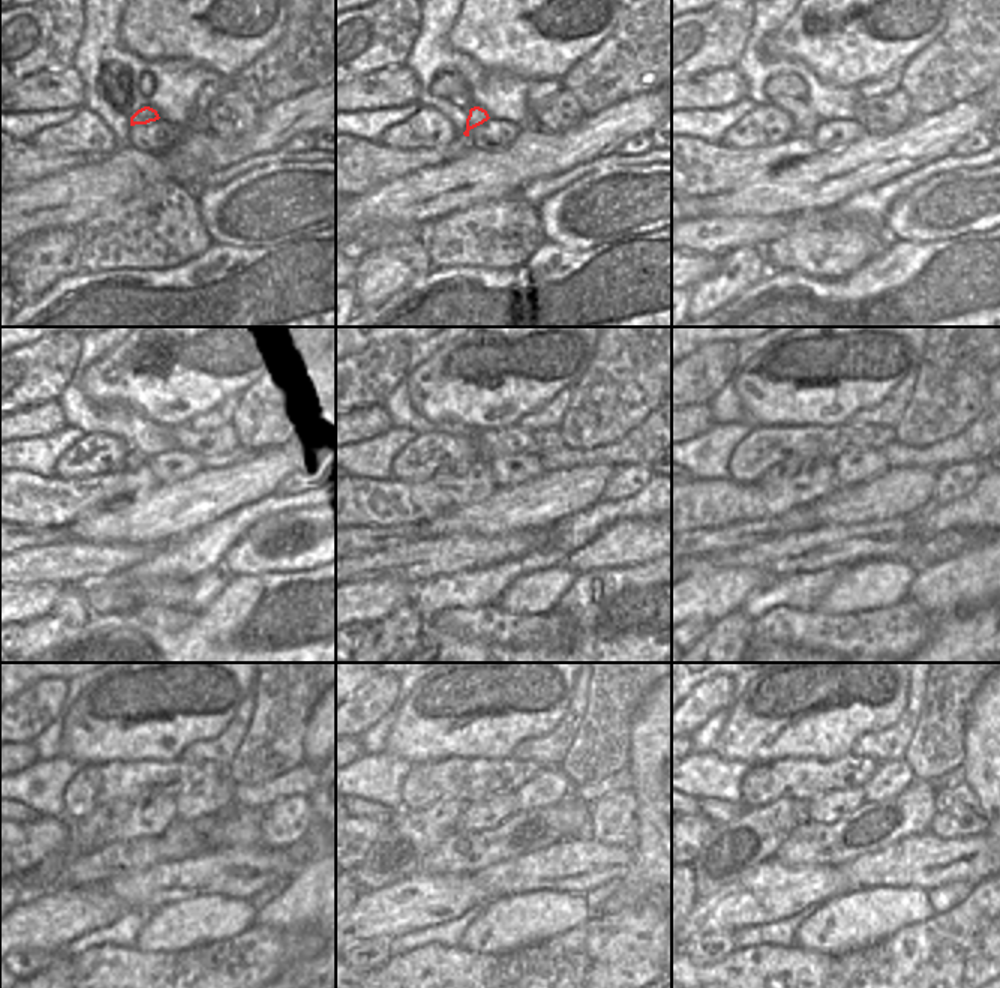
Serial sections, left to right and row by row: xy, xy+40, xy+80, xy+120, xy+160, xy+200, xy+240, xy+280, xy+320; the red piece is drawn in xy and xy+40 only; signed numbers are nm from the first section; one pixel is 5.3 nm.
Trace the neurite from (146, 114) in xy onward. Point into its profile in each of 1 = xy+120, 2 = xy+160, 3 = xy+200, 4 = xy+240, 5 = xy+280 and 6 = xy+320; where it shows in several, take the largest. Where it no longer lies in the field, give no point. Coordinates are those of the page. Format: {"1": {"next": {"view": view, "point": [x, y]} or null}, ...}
{"1": {"next": {"view": "xy+120", "point": [134, 459]}}, "2": {"next": {"view": "xy+160", "point": [458, 468]}}, "3": {"next": {"view": "xy+200", "point": [792, 467]}}, "4": {"next": {"view": "xy+240", "point": [86, 834]}}, "5": {"next": {"view": "xy+280", "point": [410, 835]}}, "6": {"next": {"view": "xy+320", "point": [733, 847]}}}

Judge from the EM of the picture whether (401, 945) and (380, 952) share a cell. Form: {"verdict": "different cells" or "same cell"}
{"verdict": "different cells"}

